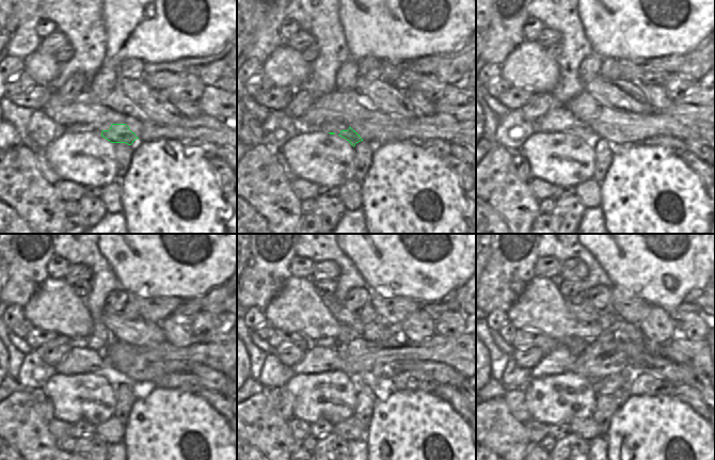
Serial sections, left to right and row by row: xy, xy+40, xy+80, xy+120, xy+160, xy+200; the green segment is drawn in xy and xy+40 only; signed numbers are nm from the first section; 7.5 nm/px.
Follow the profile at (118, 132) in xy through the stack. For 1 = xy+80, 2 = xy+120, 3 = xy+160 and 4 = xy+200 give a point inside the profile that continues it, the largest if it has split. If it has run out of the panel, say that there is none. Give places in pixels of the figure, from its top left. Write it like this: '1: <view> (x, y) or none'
1: xy+80 (558, 119)
2: xy+120 (80, 360)
3: xy+160 (317, 360)
4: xy+200 (558, 361)

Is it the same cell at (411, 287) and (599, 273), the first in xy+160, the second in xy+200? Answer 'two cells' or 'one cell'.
two cells

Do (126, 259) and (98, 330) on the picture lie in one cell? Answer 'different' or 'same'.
different

